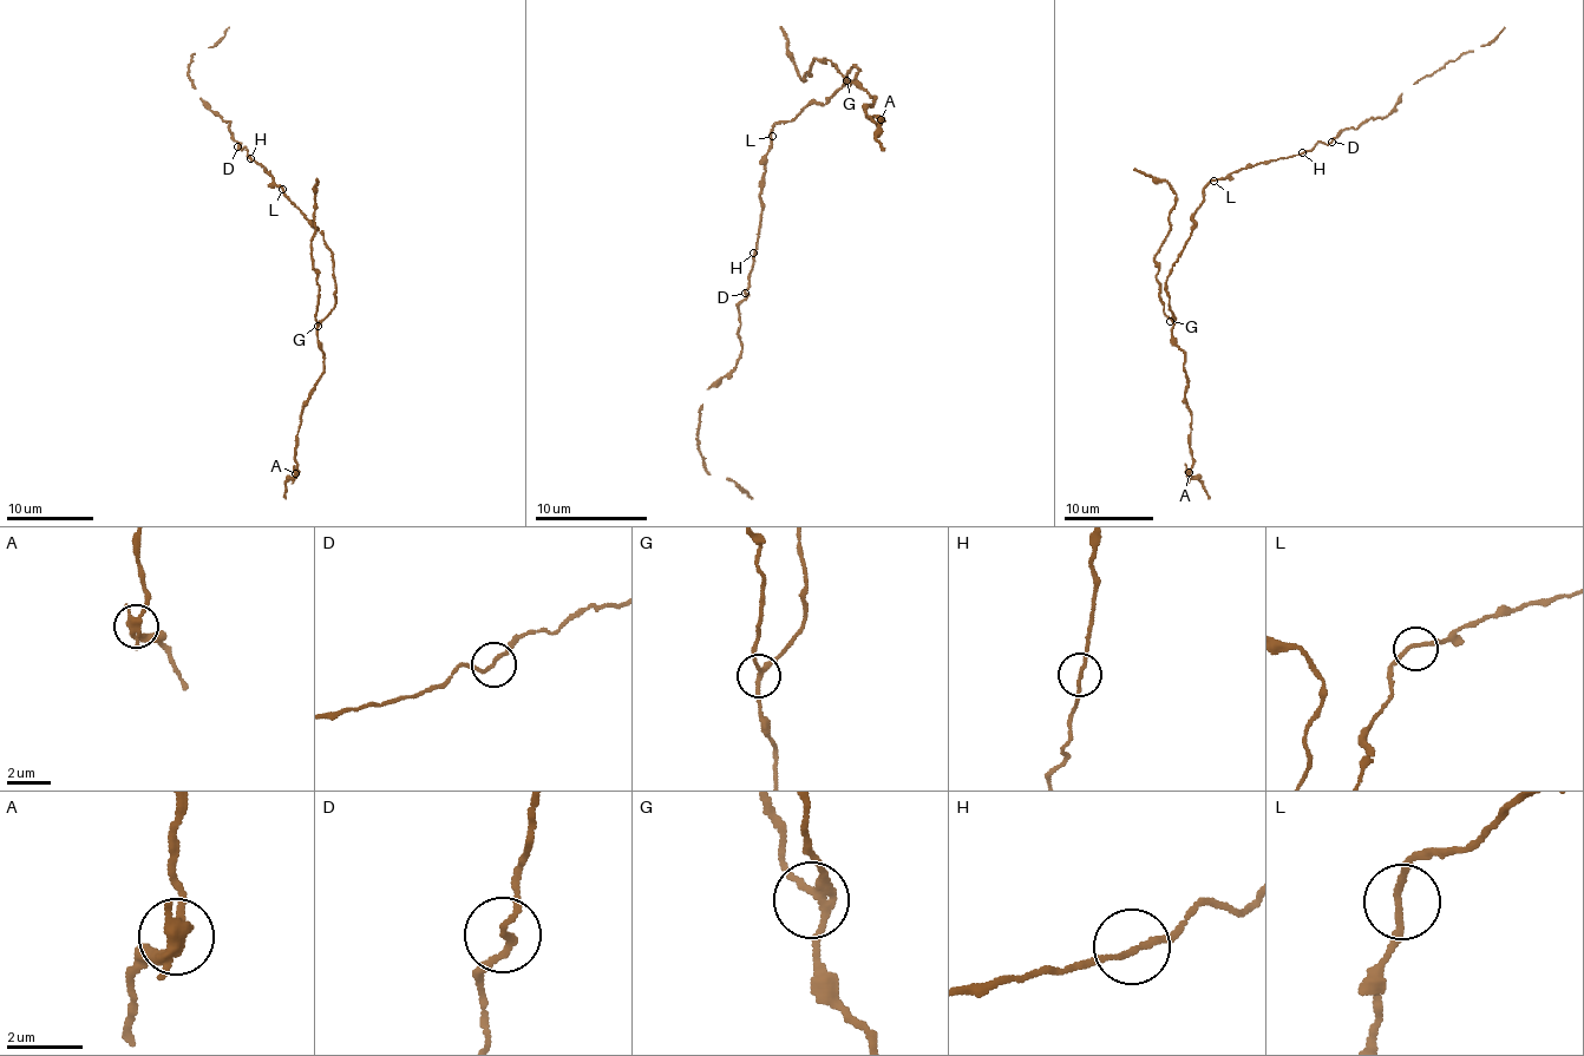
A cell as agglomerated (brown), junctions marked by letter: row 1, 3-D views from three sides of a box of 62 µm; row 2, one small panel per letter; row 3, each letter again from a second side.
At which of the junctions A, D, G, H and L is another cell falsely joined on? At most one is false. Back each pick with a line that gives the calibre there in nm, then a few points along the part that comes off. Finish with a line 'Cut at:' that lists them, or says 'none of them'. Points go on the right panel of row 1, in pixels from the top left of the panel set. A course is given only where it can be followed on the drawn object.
A: Thickness 360 nm. Course of the part to remove: (1190, 473), (1210, 499)
Cut at: A

